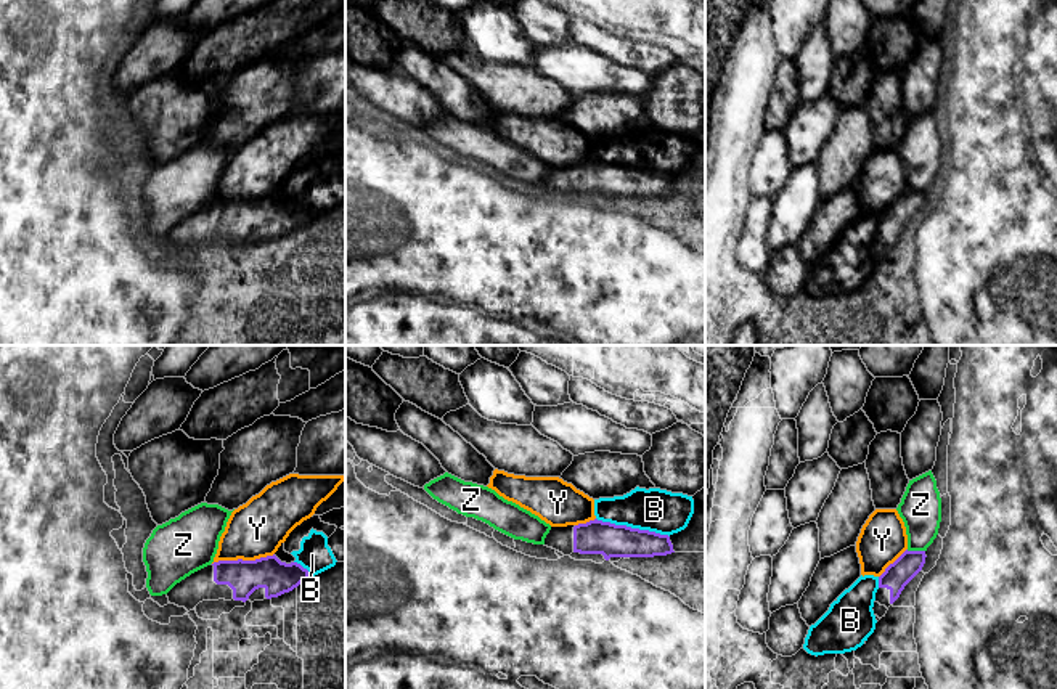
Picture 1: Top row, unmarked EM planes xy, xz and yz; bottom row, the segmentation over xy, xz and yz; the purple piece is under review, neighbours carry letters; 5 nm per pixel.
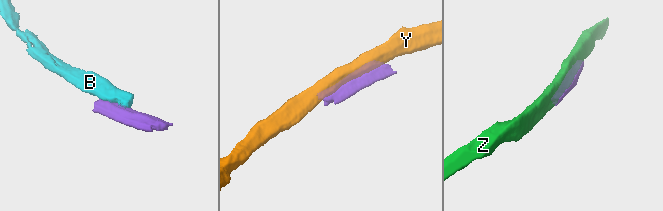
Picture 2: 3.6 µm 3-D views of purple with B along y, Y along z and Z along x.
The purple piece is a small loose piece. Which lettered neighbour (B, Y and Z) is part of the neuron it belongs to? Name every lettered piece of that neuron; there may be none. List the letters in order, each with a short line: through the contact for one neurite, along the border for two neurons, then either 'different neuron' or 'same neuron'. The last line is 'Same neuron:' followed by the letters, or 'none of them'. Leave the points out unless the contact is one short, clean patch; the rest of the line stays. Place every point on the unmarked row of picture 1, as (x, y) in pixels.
B: line xz (596, 158), (606, 163), (654, 171), (669, 177); different neuron
Y: different neuron
Z: different neuron
Same neuron: none of them

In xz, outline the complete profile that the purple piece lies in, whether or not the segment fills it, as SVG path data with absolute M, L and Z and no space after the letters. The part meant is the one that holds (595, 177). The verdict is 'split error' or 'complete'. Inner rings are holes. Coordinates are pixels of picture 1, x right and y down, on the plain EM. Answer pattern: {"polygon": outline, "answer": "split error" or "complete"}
{"polygon": "M598 159L578 165L551 167L545 186L564 196L572 193L602 194L606 201L610 198L654 198L675 193L668 175Z", "answer": "split error"}

